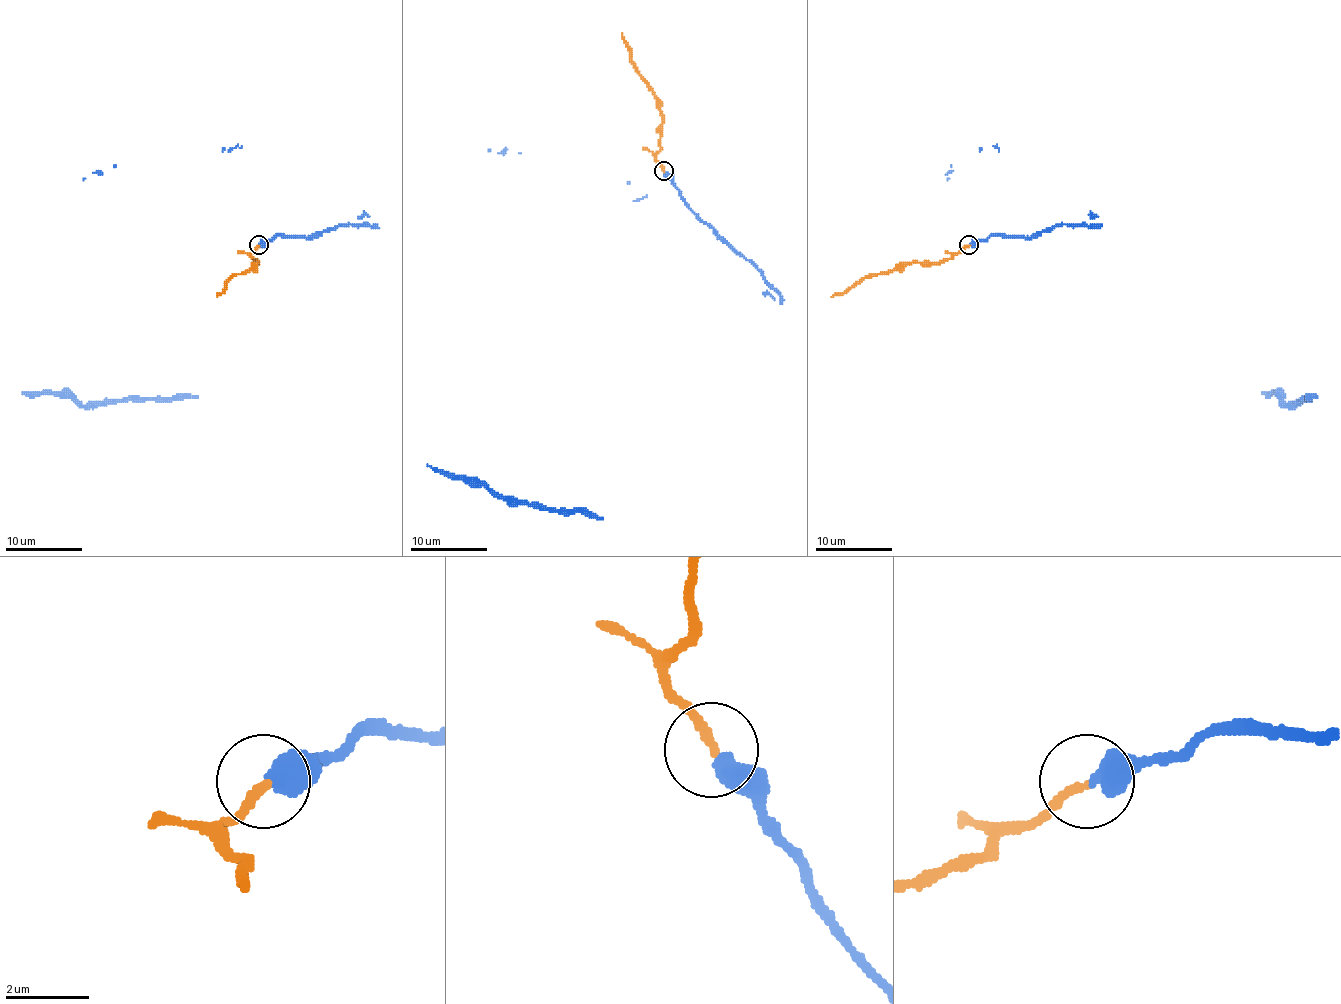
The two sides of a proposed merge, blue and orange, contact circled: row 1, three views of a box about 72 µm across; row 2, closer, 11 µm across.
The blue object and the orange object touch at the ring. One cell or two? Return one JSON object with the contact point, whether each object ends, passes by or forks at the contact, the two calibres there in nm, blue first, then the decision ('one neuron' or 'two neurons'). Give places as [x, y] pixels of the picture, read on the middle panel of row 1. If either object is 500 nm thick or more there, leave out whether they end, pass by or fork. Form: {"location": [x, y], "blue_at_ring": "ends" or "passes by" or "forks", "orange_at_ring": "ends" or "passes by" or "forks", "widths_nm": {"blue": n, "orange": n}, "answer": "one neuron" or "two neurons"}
{"location": [663, 171], "widths_nm": {"blue": 550, "orange": 200}, "answer": "one neuron"}

